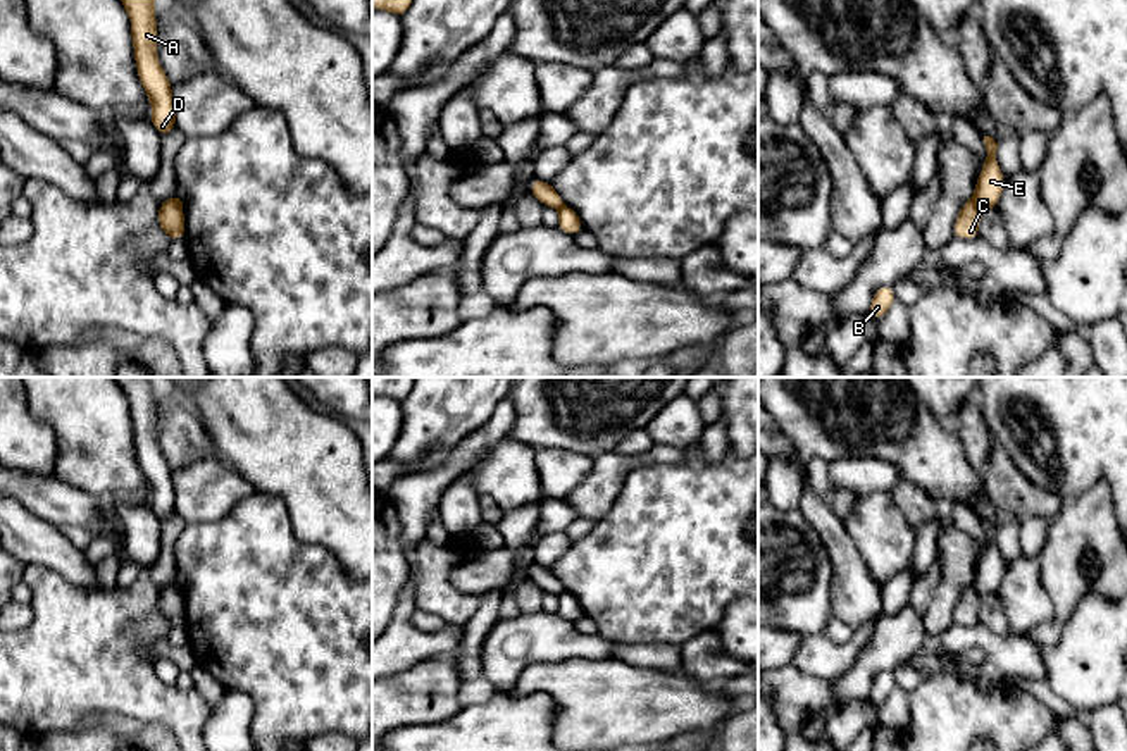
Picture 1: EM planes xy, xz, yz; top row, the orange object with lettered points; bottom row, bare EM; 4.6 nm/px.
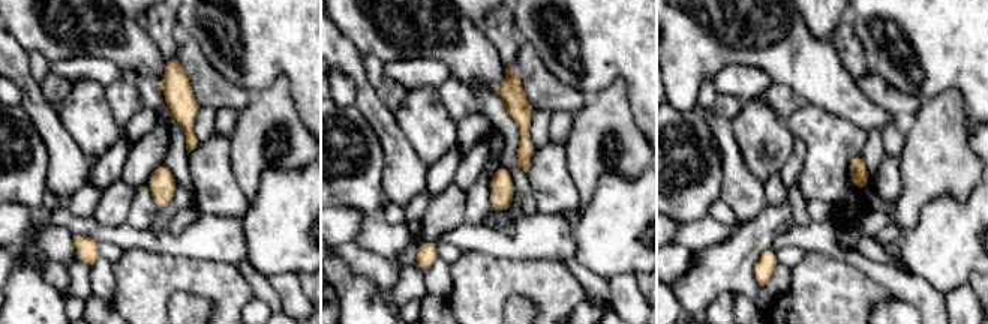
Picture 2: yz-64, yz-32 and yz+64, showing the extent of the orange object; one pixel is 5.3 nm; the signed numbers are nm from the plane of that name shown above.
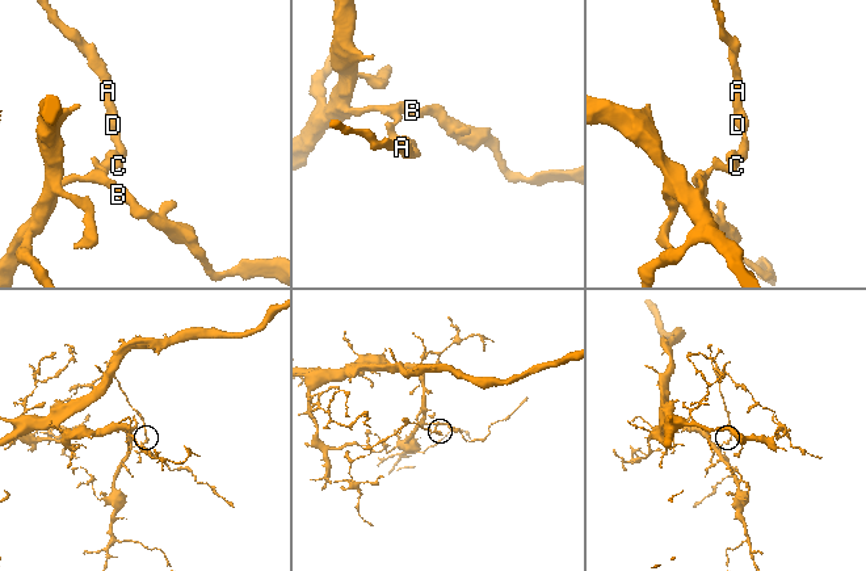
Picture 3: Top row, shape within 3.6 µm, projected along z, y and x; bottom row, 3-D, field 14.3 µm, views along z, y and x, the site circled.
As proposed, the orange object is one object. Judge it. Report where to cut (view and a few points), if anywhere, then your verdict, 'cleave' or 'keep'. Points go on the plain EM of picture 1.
yz (972, 583), (979, 598) | cleave

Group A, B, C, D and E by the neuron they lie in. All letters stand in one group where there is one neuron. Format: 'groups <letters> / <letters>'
groups A D E / B C

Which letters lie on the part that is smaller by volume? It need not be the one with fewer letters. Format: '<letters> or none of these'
A, D, E

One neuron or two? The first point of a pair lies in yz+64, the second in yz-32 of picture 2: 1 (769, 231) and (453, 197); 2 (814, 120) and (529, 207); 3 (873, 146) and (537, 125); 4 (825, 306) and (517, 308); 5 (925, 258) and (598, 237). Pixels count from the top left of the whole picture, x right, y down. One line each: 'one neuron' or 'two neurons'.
1: one neuron
2: two neurons
3: one neuron
4: two neurons
5: one neuron

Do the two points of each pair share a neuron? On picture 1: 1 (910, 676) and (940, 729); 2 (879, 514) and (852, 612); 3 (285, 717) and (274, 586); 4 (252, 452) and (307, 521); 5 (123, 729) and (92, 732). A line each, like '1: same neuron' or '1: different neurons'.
1: different neurons
2: different neurons
3: same neuron
4: same neuron
5: same neuron

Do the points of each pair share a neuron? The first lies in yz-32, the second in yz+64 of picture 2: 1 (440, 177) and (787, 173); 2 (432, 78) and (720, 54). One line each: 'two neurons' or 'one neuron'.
1: two neurons
2: two neurons

